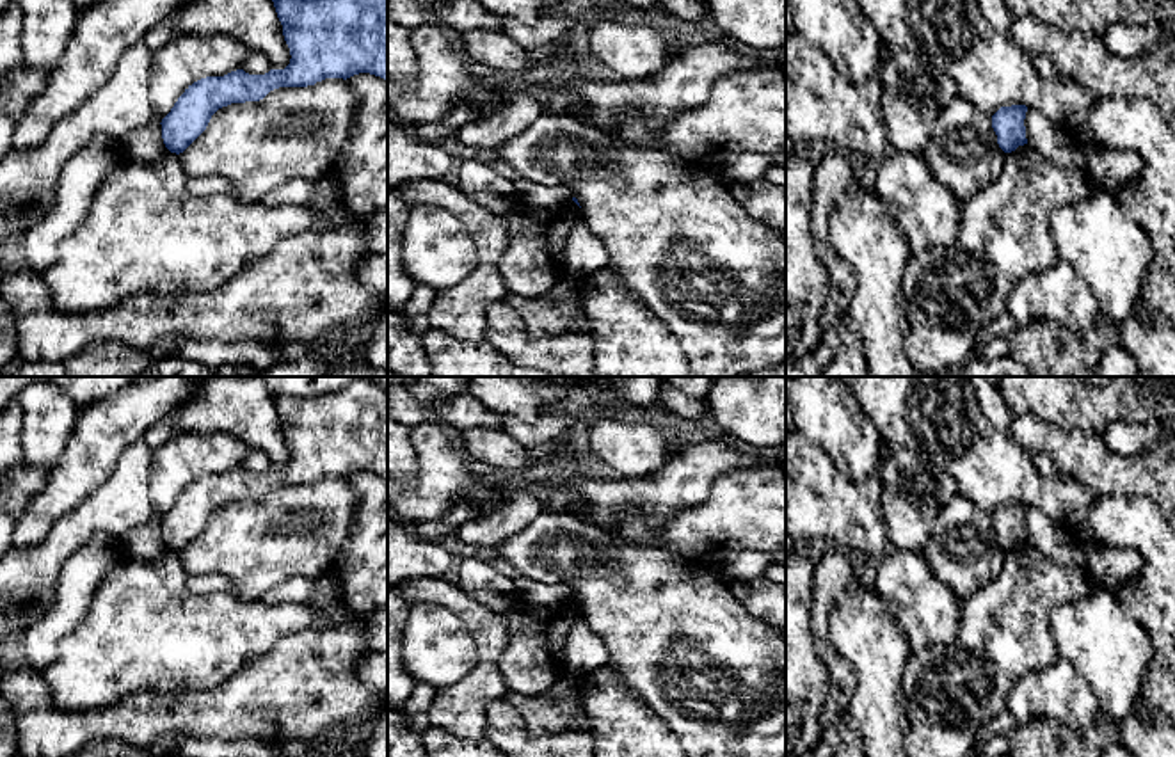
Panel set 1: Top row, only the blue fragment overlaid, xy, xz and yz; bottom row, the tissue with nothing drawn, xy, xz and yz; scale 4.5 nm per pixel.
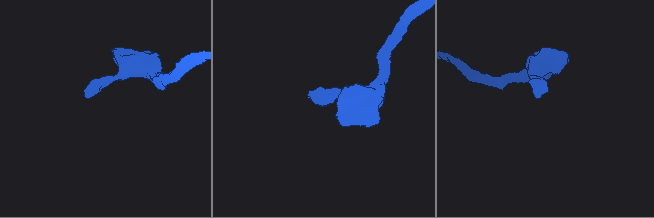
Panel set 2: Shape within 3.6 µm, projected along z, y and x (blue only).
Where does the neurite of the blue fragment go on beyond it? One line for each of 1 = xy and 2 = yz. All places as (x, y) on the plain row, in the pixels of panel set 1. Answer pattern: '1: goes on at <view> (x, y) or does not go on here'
1: does not go on here
2: does not go on here

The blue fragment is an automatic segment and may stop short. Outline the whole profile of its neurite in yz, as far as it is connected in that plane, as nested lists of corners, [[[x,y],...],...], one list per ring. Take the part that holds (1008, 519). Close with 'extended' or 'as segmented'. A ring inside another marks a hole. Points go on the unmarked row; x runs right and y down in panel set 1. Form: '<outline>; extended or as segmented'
[[[1026,503],[1001,505],[992,514],[992,526],[997,533],[997,542],[1004,551],[1015,549],[1019,544],[1027,542],[1026,537]]]; as segmented

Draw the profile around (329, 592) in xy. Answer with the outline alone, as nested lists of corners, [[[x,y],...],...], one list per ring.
[[[331,570],[324,578],[318,579],[313,599],[308,604],[320,617],[327,617],[327,613],[345,602],[345,588],[341,585],[340,576]]]

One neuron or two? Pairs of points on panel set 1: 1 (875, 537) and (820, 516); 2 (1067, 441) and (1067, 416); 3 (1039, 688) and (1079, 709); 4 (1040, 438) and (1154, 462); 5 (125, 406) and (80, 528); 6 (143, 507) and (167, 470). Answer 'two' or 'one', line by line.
1: one
2: two
3: one
4: one
5: two
6: two

